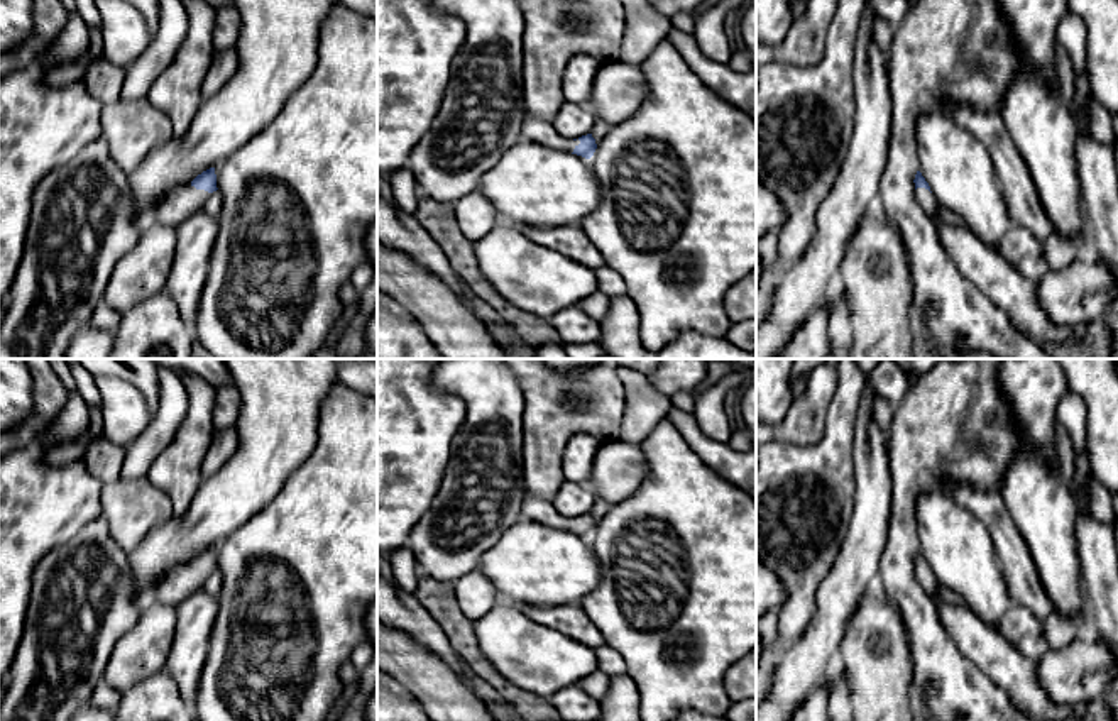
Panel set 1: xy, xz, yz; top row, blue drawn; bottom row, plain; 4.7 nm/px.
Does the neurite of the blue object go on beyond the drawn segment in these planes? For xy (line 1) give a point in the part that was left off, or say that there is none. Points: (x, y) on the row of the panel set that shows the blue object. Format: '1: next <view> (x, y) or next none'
1: next xy (183, 202)

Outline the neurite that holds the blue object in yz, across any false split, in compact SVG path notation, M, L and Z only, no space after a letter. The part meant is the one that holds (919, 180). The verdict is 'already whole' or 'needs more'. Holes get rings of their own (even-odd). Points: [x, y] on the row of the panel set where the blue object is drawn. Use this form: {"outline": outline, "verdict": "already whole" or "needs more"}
{"outline": "M920 171L915 174L915 200L939 230L940 244L956 269L996 306L1015 327L1035 340L1052 359L1111 359L1111 332L1104 318L1066 327L1054 323L1037 301L1035 281L1017 272L1000 254L962 227L939 220L939 203Z", "verdict": "needs more"}

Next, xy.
{"outline": "M215 168L198 174L191 183L181 184L154 208L151 220L178 228L183 220L203 208L206 198L216 191Z", "verdict": "needs more"}

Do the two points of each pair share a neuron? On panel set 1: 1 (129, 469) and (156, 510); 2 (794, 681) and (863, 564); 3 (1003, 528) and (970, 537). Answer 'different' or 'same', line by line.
1: different
2: same
3: different

